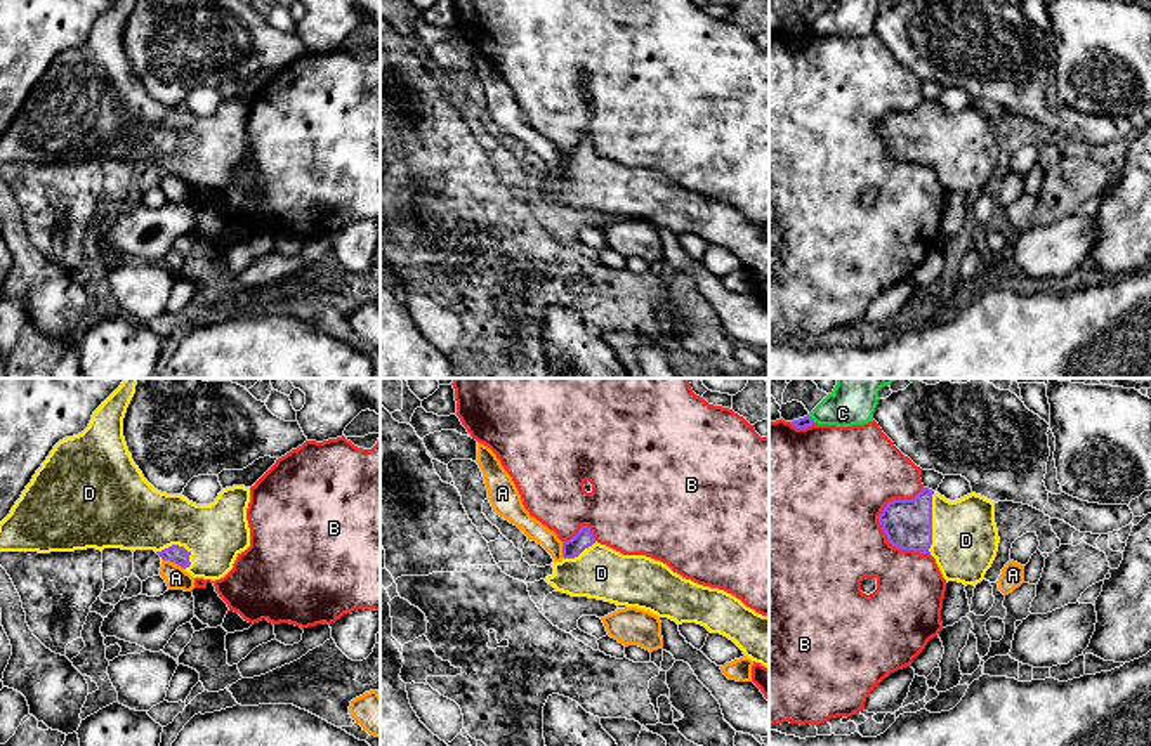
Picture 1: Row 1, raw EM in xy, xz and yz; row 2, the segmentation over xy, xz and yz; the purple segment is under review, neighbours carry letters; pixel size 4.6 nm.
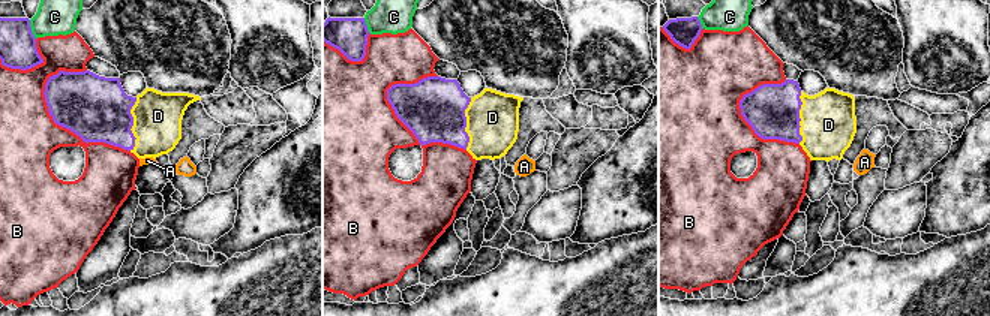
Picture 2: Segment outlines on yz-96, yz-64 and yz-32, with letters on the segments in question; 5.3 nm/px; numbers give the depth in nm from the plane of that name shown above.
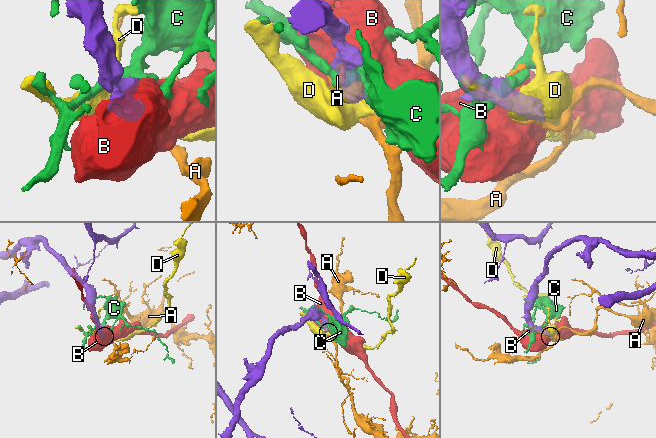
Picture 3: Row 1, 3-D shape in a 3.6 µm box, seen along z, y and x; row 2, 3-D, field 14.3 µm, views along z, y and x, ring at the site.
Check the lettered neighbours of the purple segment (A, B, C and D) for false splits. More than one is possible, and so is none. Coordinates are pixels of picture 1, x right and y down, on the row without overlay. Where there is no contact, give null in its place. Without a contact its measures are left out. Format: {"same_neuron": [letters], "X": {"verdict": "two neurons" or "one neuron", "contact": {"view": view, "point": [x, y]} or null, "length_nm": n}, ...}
{"same_neuron": ["D"], "A": {"verdict": "two neurons", "contact": {"view": "xy", "point": [172, 172]}, "length_nm": 120}, "B": {"verdict": "two neurons", "contact": {"view": "yz", "point": [882, 122]}, "length_nm": 320}, "C": {"verdict": "two neurons", "contact": {"view": "yz", "point": [811, 30]}, "length_nm": 50}, "D": {"verdict": "one neuron", "contact": {"view": "yz", "point": [931, 134]}, "length_nm": 280}}

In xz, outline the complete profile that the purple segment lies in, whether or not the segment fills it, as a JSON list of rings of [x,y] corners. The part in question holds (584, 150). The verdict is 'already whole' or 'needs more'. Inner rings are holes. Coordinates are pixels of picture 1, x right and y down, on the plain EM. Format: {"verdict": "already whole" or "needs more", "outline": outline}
{"verdict": "needs more", "outline": [[[589,137],[562,153],[562,168],[550,175],[554,186],[545,189],[557,203],[644,220],[677,236],[701,236],[769,279],[769,227],[734,206],[686,191],[651,168],[623,167],[601,156]]]}

